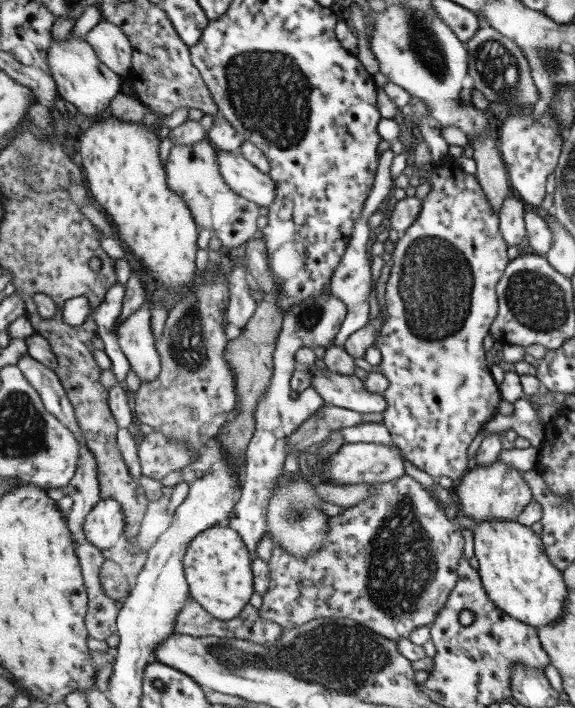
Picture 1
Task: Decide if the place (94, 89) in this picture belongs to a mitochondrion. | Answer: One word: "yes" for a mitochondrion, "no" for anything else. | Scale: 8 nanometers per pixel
no

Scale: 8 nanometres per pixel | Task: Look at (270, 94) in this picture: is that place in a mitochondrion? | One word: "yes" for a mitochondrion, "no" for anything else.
yes

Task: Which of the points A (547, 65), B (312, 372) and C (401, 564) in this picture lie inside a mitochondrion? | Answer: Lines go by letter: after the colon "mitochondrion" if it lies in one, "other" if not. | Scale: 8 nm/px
A: mitochondrion
B: other
C: mitochondrion

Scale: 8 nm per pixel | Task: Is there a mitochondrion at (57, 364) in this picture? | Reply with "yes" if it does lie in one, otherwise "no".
no

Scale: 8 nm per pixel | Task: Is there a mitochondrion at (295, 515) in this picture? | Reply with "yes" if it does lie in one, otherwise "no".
yes

